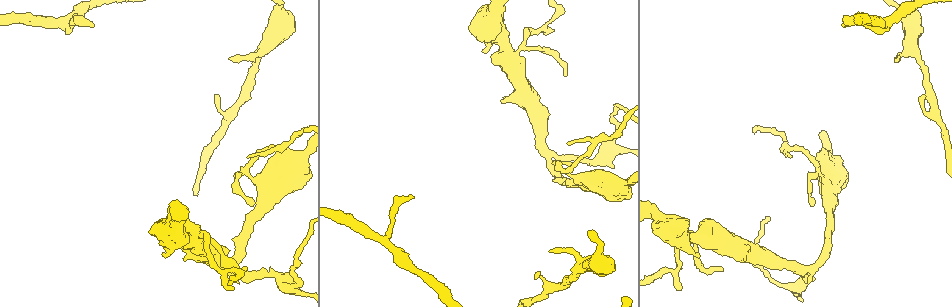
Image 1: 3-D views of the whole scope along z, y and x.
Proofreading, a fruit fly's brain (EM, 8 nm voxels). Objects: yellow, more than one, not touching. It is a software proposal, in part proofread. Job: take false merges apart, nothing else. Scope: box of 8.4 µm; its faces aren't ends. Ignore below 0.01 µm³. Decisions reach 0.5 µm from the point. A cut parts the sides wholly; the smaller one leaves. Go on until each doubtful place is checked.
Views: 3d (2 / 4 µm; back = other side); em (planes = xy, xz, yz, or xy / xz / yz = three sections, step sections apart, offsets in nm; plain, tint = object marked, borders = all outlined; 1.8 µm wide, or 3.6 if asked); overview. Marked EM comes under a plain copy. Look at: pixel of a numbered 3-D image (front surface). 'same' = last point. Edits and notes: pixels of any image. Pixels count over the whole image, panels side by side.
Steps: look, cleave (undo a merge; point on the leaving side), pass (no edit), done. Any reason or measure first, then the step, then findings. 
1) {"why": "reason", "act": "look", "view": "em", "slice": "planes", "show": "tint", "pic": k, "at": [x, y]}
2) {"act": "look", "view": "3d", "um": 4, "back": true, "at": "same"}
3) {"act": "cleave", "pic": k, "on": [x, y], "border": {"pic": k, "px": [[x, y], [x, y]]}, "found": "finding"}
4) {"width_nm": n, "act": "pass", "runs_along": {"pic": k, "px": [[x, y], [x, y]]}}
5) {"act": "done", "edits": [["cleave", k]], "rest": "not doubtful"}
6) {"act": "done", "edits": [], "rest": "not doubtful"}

{"why": "sharp bend", "act": "look", "view": "em", "slice": "planes", "show": "tint", "pic": 1, "at": [399, 202]}

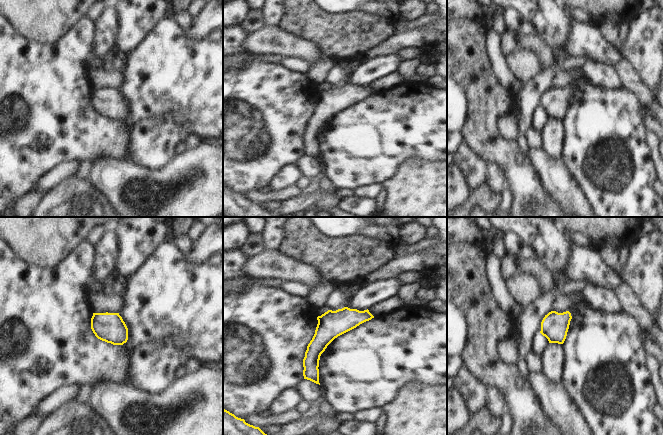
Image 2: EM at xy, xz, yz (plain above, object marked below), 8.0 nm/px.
{"act": "pass", "runs_along": {"pic": 2, "px": [[366, 312], [317, 345], [306, 376]]}, "found": "all the same cell"}

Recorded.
{"why": "a fork", "act": "look", "view": "3d", "um": 2, "back": true, "pic": 1, "at": [382, 241]}

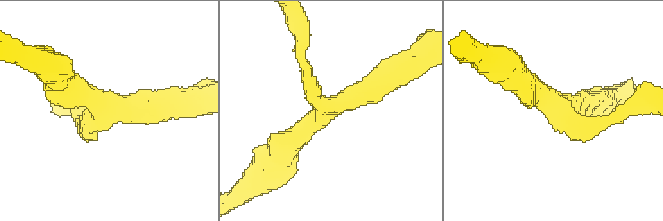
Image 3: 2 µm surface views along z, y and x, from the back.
{"arms": 3, "act": "look", "view": "em", "um": 3.6, "slice": "planes", "show": "tint", "pic": 3, "at": [561, 107]}

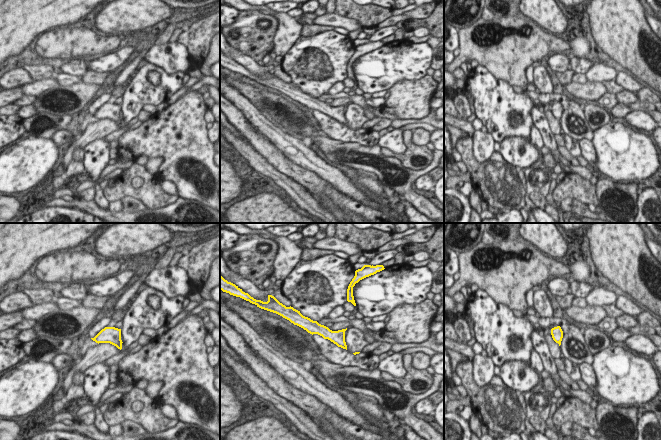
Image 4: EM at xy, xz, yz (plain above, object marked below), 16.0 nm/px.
{"act": "pass", "runs_along": {"pic": 4, "px": [[305, 326], [318, 328], [343, 345]]}, "found": "continuous, no second cell"}

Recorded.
{"why": "four or more arms meet", "act": "look", "view": "em", "um": 3.6, "slice": "xz", "step": 16, "show": "tint", "pic": 1, "at": [268, 195]}

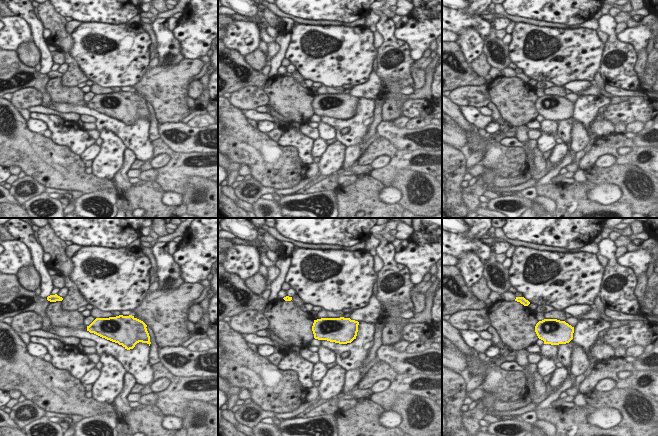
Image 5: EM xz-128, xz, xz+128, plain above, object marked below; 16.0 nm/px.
{"act": "pass", "found": "continuous, no second cell"}

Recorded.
{"act": "look", "view": "3d", "um": 2, "pic": 1, "at": [548, 156]}

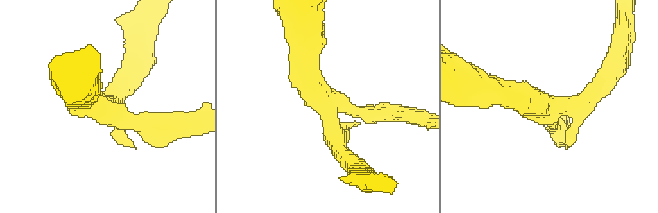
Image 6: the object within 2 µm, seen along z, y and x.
{"why": "now the EM", "act": "look", "view": "em", "um": 3.6, "slice": "planes", "show": "tint", "pic": 6, "at": [329, 107]}

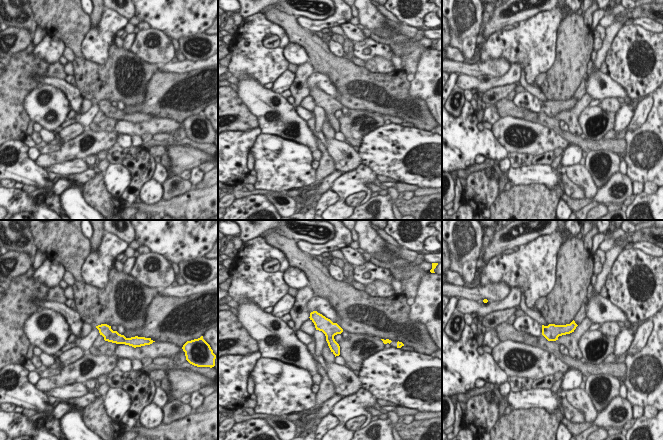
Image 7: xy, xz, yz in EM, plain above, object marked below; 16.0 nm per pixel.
{"act": "pass", "runs_along": {"pic": 7, "px": [[313, 314], [330, 331], [337, 352]]}, "found": "one cell here"}

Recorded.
{"why": "sharp bend", "act": "look", "view": "3d", "um": 2, "pic": 1, "at": [207, 241]}

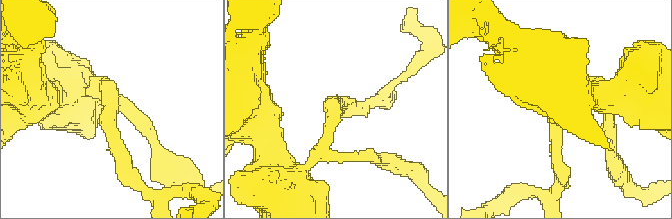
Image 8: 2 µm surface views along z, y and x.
{"arms": 3, "why": "now the EM", "act": "look", "view": "em", "slice": "yz", "step": 8, "show": "tint", "pic": 8, "at": [333, 110]}

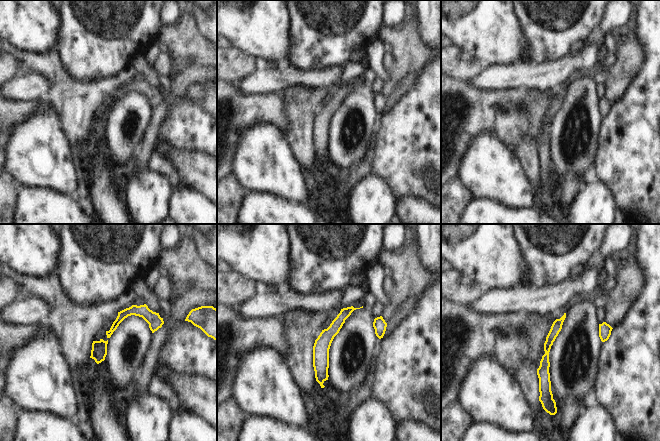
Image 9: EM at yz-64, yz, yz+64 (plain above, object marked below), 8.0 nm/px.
{"act": "look", "view": "em", "slice": "planes", "show": "tint", "at": "same"}

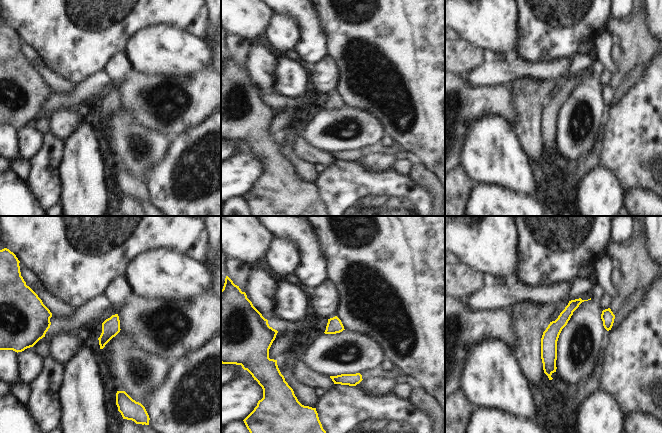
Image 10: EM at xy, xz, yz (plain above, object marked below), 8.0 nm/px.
{"act": "pass", "runs_along": {"pic": 10, "px": [[578, 301], [550, 335], [548, 372]]}, "found": "all the same cell"}

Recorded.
{"why": "small branch off a trunk", "act": "look", "view": "em", "um": 3.6, "slice": "planes", "show": "tint", "pic": 1, "at": [192, 236]}

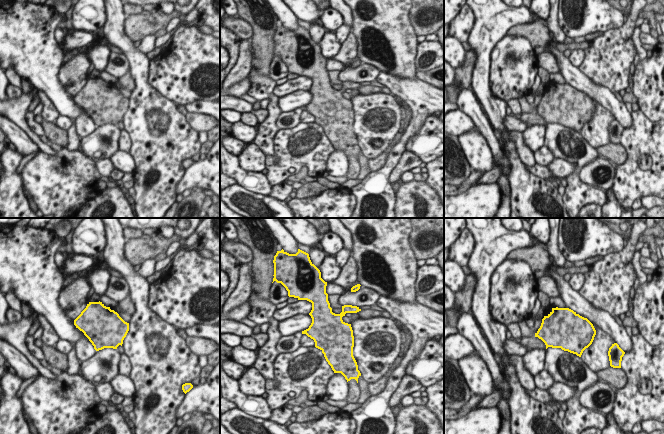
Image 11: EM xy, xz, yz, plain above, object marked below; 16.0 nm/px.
{"width_nm": 600, "act": "pass", "found": "all the same cell"}

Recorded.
{"why": "a fork", "act": "look", "view": "3d", "um": 2, "pic": 1, "at": [541, 27]}

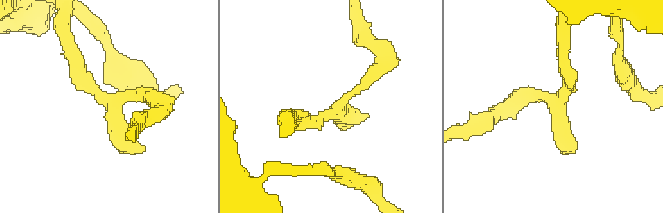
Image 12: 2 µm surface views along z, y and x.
{"why": "now the EM", "act": "look", "view": "em", "slice": "planes", "show": "tint", "pic": 12, "at": [100, 96]}

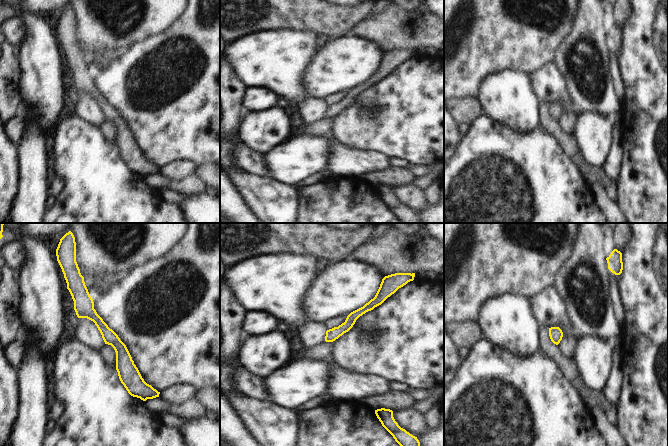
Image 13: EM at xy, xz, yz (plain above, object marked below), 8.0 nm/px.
{"act": "pass", "runs_along": {"pic": 13, "px": [[77, 284], [139, 386]]}, "found": "one cell here"}

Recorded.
{"act": "done", "edits": [], "rest": "not doubtful"}

